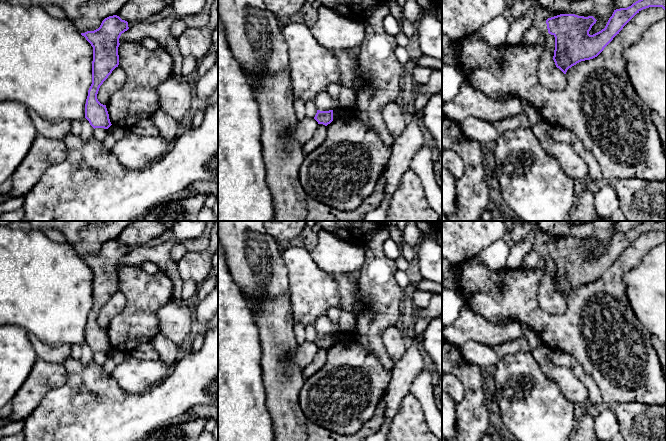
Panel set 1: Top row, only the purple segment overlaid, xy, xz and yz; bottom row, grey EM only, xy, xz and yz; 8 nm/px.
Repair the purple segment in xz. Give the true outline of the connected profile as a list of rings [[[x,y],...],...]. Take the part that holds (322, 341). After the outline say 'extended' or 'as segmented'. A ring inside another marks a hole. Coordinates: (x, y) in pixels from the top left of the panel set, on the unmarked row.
[[[317,334],[314,343],[318,346],[318,348],[323,348],[327,350],[333,345],[333,334],[329,334],[329,335]]] | as segmented

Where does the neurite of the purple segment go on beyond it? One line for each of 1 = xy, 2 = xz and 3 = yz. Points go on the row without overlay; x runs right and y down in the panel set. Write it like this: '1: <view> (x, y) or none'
1: none
2: none
3: none

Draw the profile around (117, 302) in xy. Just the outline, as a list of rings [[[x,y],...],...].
[[[119,290],[116,291],[100,310],[97,318],[98,325],[106,329],[111,319],[119,314],[124,309],[125,305],[125,296]]]

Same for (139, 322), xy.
[[[122,266],[118,271],[119,291],[126,298],[124,309],[114,316],[106,328],[109,343],[112,349],[131,353],[139,345],[152,342],[155,336],[160,334],[160,309],[165,306],[172,298],[174,293],[174,284],[169,276],[159,270],[155,274],[146,273],[140,266]]]

